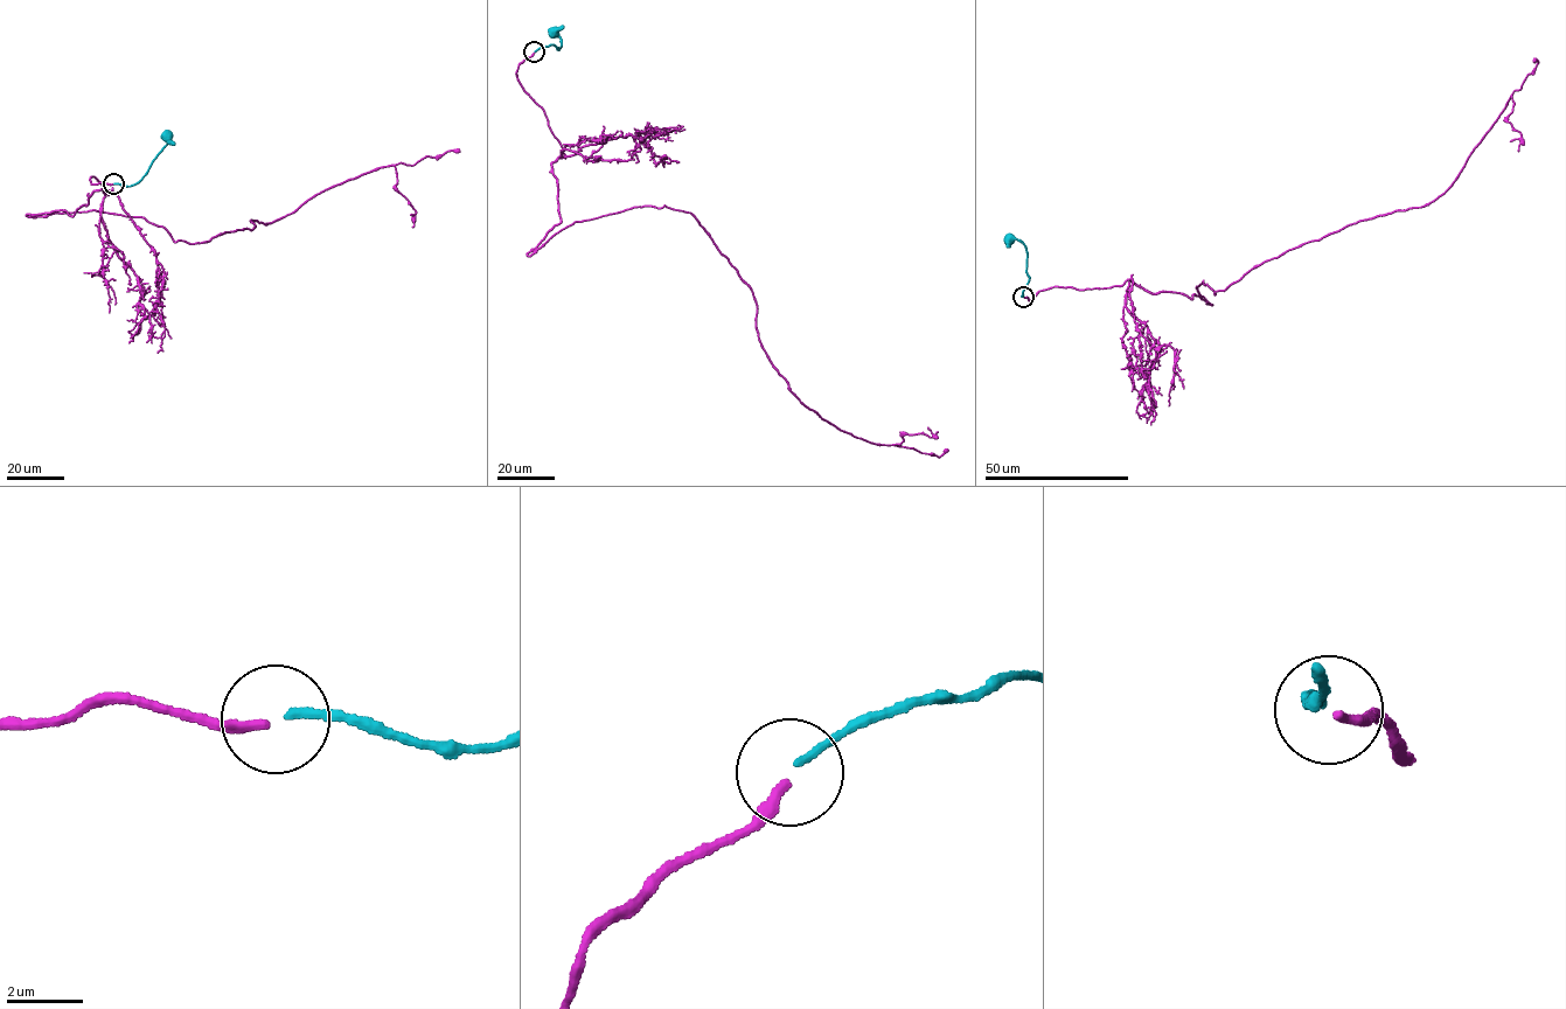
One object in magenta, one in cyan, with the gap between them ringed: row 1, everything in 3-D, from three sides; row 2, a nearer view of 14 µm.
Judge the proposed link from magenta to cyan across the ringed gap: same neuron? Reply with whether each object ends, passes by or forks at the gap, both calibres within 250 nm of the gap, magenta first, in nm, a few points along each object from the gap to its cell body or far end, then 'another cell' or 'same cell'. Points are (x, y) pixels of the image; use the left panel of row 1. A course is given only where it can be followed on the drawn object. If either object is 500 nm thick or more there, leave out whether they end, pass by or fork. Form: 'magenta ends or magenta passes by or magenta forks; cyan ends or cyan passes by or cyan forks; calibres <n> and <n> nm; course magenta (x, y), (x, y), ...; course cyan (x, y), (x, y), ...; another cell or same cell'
magenta ends; cyan ends; calibres 260 and 200 nm; course magenta (112, 185), (91, 176), (108, 194), (35, 216), (144, 217), (202, 243), (390, 165), (412, 227); course cyan (113, 183), (136, 183), (171, 140), (167, 136); another cell

